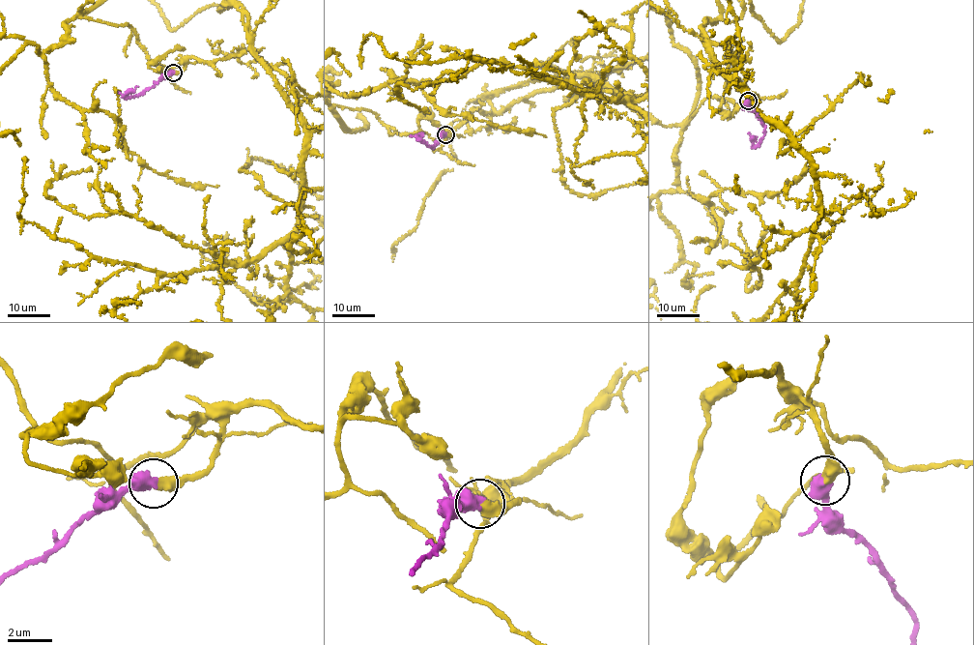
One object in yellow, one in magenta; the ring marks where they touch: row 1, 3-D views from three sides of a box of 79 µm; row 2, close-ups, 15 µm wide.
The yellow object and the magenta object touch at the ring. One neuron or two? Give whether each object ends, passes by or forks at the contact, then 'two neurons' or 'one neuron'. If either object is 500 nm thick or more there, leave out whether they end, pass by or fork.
yellow ends | magenta passes by | one neuron

